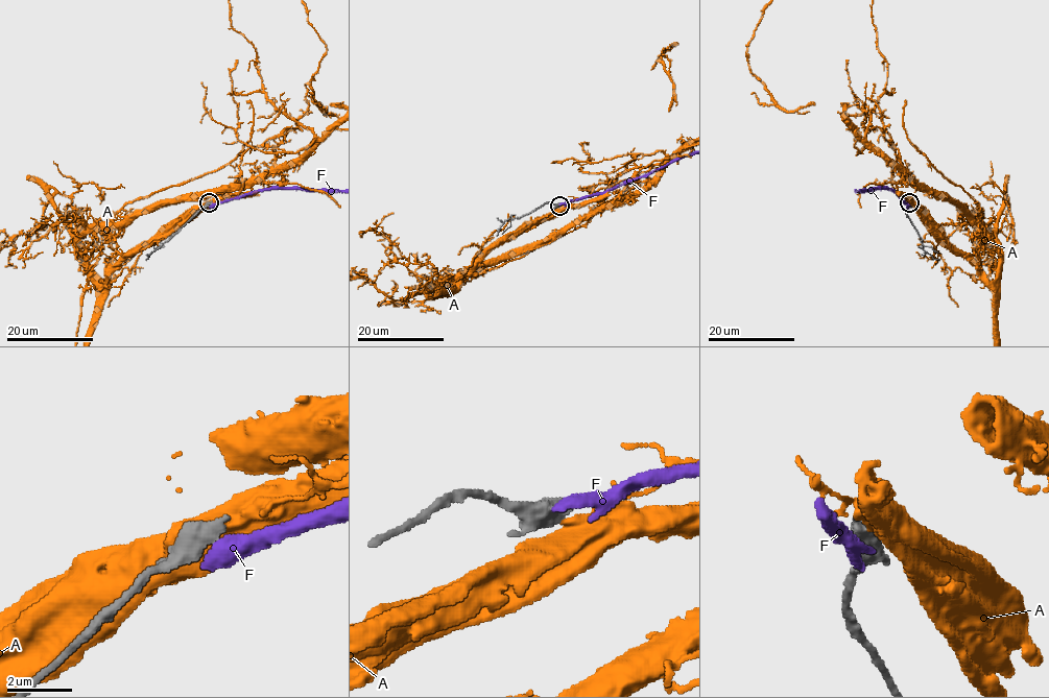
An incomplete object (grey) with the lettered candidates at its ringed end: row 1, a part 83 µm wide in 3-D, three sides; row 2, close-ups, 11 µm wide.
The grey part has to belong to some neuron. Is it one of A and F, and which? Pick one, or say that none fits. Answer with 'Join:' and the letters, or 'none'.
Join: A

